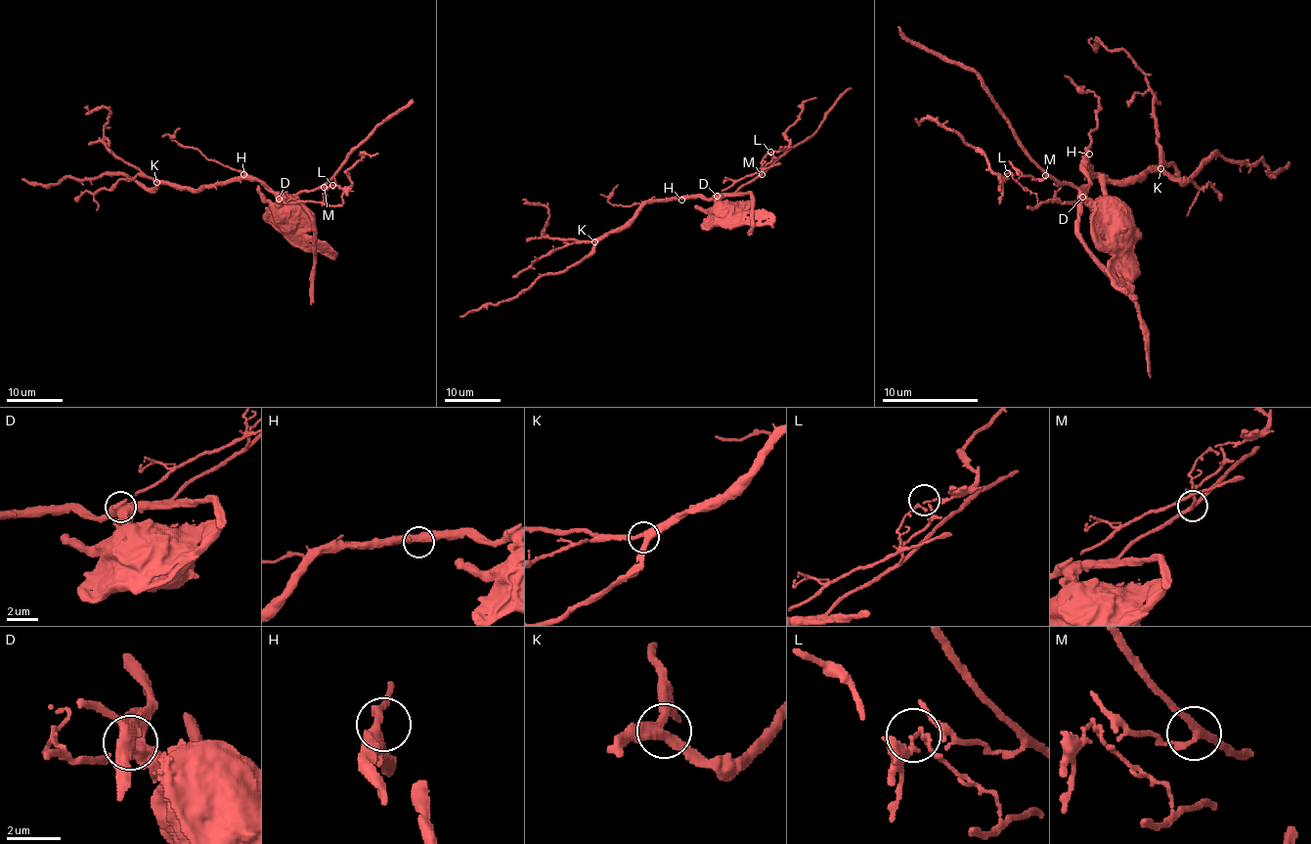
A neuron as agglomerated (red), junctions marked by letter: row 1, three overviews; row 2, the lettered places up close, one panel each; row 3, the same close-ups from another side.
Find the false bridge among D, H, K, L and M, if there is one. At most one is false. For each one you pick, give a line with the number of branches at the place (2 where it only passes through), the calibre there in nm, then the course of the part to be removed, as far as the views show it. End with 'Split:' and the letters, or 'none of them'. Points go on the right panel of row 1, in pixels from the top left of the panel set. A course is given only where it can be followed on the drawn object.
D: branches 3; calibre 600 nm; course (1081, 198), (1086, 163), (1098, 178), (1134, 180), (1188, 178), (1216, 154), (1259, 158), (1269, 173), (1289, 161)
Split: D

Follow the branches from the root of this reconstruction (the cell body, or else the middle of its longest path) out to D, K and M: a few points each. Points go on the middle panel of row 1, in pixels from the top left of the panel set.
D: (732, 214), (717, 195)
K: (732, 214), (717, 198), (653, 199), (624, 226), (594, 242)
M: (732, 214), (721, 198), (732, 195), (762, 174)

